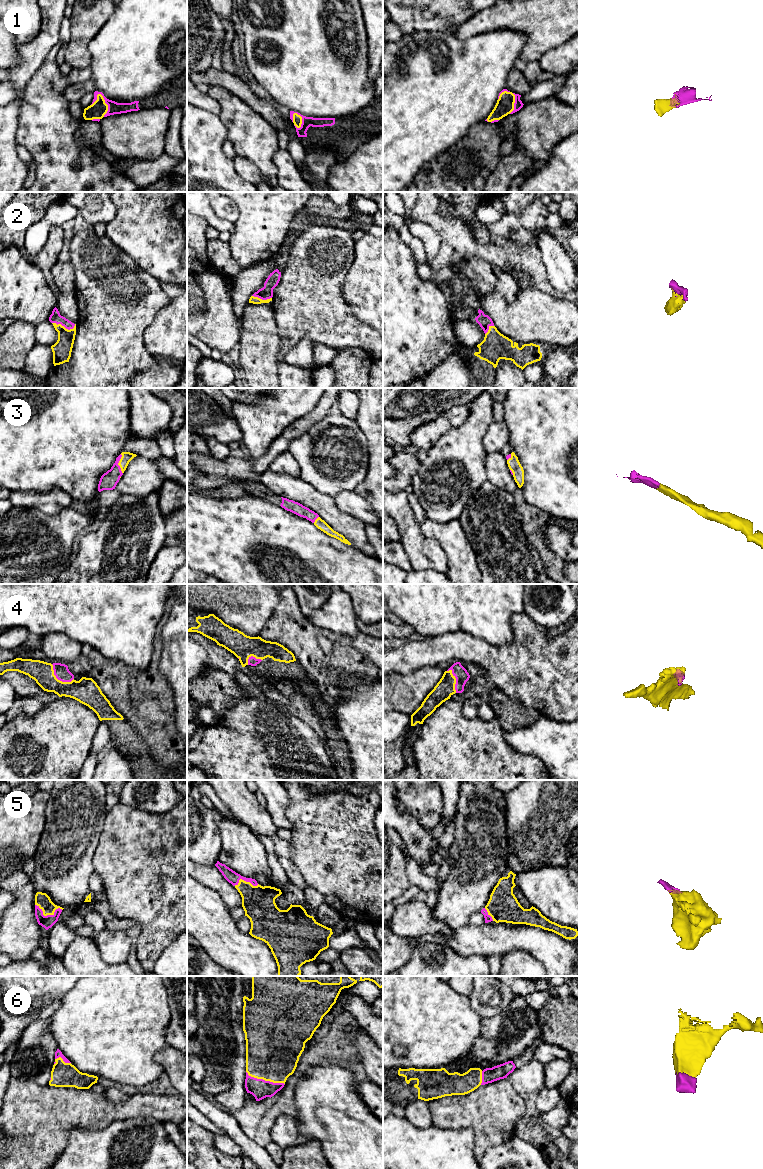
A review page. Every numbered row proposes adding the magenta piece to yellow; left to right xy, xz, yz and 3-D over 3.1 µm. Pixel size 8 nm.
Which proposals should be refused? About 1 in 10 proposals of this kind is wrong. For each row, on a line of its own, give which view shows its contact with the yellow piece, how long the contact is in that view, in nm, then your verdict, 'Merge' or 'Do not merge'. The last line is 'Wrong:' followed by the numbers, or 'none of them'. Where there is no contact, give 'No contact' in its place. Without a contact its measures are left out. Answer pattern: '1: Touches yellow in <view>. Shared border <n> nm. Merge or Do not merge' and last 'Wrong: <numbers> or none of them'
1: Touches yellow in xy. Shared border 200 nm. Merge
2: Touches yellow in xy. Shared border 190 nm. Merge
3: Touches yellow in xy. Shared border 160 nm. Merge
4: Touches yellow in xy. Shared border 220 nm. Merge
5: Touches yellow in xy. Shared border 220 nm. Merge
6: Touches yellow in xz. Shared border 320 nm. Merge
Wrong: none of them

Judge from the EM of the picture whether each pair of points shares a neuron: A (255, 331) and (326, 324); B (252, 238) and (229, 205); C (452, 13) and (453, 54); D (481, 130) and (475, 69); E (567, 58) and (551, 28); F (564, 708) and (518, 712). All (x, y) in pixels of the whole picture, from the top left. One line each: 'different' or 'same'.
A: different
B: different
C: different
D: different
E: different
F: different

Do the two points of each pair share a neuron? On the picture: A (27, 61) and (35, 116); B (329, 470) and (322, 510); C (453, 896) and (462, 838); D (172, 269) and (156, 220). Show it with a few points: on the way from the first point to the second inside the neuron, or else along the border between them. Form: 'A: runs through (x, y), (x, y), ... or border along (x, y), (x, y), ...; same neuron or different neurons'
A: border along (44, 59), (27, 83), (21, 100); different neurons
B: border along (305, 481), (319, 491), (333, 497); different neurons
C: runs through (462, 882), (462, 852); same neuron
D: runs through (161, 257), (156, 247), (156, 232); same neuron

